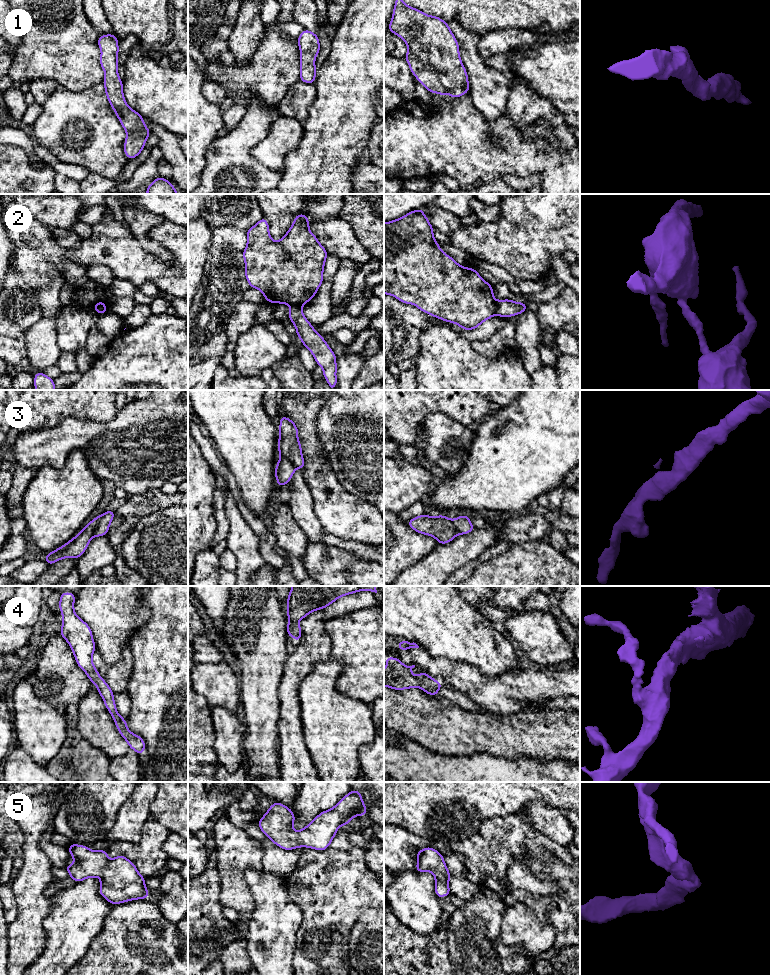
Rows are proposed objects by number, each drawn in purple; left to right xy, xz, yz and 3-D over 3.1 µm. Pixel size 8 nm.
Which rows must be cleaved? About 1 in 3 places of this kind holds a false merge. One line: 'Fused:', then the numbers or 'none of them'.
Fused: 2, 3

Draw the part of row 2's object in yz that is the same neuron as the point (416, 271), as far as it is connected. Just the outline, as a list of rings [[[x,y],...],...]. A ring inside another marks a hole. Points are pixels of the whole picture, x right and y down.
[[[423,208],[384,223],[384,294],[392,295],[405,304],[413,304],[433,317],[457,324],[463,330],[474,330],[496,314],[497,303],[493,287],[475,268],[461,266],[444,253],[434,238],[433,229]]]

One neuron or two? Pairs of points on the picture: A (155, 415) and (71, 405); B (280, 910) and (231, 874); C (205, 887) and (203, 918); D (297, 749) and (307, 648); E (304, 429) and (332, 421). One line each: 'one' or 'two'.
A: two
B: two
C: one
D: one
E: two

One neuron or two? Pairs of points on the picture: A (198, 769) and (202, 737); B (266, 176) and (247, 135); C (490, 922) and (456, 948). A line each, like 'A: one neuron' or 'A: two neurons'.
A: one neuron
B: one neuron
C: one neuron

